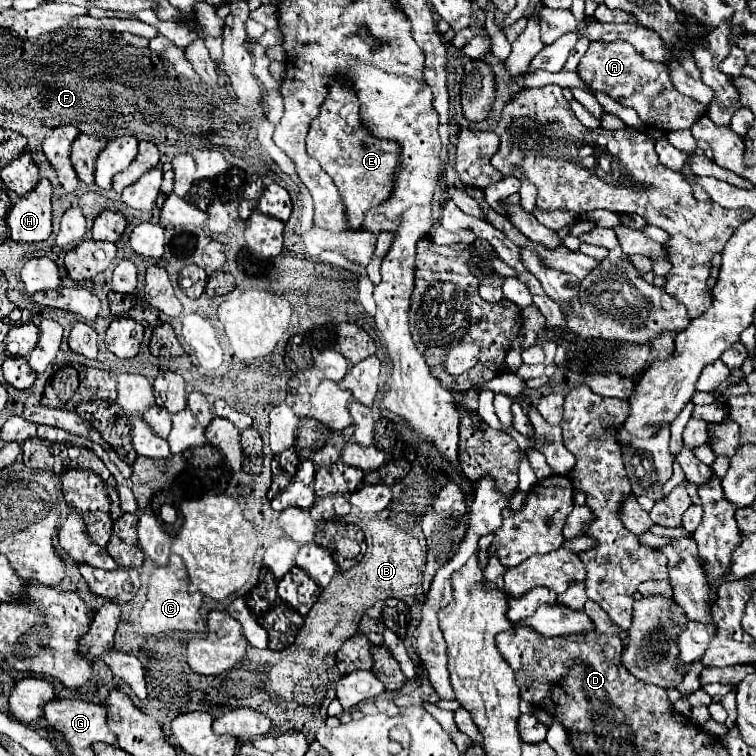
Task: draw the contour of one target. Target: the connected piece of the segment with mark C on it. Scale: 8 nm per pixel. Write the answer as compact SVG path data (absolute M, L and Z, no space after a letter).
M170 555L168 565L156 567L150 577L148 587L148 599L140 613L140 625L146 633L158 635L168 631L192 631L192 633L204 633L206 625L200 617L200 605L202 605L202 593L188 593L188 573L186 565L182 565L182 559L178 555Z

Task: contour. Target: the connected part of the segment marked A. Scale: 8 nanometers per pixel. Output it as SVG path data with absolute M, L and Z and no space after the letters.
M592 41L584 57L580 59L578 75L592 89L608 93L612 99L616 99L624 107L632 107L648 127L654 127L660 131L690 129L694 121L698 121L698 117L702 117L706 111L702 103L674 89L664 63L646 61L626 41L612 41L612 43Z

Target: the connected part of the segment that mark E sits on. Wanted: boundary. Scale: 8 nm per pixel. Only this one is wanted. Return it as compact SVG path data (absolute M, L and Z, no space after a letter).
M332 77L320 115L312 121L306 137L308 155L314 157L332 177L340 199L344 199L348 219L346 225L350 231L358 231L366 211L390 197L394 191L394 173L398 171L400 161L400 145L386 139L378 141L374 135L370 135L370 131L362 125L358 109L358 97L354 91L350 91L350 85L346 85L346 77Z

